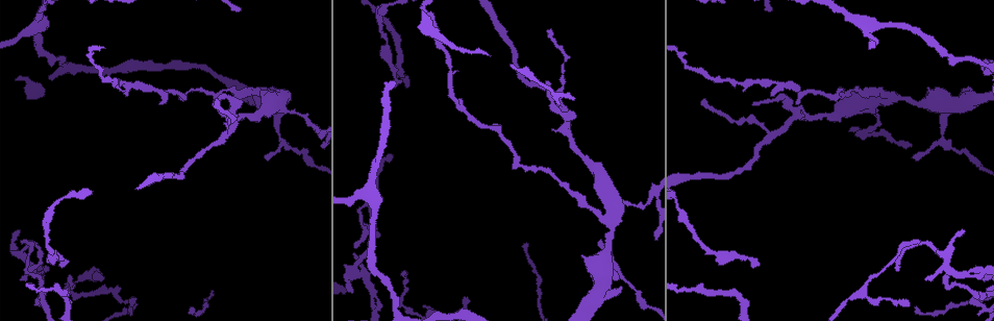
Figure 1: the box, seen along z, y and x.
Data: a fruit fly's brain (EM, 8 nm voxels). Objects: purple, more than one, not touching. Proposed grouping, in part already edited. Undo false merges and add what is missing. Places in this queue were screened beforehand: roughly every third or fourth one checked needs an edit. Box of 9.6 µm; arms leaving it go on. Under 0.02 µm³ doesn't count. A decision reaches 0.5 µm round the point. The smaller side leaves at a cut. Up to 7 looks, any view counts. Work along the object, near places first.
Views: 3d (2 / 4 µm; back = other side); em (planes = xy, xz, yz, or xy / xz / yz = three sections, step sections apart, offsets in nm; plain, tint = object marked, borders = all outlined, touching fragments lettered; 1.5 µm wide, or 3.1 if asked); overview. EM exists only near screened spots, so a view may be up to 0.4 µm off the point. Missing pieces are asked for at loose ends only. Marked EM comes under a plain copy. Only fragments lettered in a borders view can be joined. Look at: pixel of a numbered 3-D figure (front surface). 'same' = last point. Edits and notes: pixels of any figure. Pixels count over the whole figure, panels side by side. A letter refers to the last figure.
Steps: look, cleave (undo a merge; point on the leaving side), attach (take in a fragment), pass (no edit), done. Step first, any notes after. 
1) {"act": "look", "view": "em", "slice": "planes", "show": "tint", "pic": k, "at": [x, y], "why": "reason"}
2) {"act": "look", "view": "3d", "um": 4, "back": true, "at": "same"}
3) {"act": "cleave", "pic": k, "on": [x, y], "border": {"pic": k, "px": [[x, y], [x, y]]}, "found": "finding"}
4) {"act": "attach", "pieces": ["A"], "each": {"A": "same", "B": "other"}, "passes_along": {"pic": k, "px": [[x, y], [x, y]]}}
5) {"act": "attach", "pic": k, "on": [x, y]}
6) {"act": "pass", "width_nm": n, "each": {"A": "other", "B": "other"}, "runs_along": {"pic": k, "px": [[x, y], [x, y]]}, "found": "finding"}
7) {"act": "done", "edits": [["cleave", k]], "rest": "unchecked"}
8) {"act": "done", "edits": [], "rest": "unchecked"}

{"act": "look", "view": "em", "slice": "planes", "show": "borders", "pic": 1, "at": [923, 244], "why": "a narrow waist"}

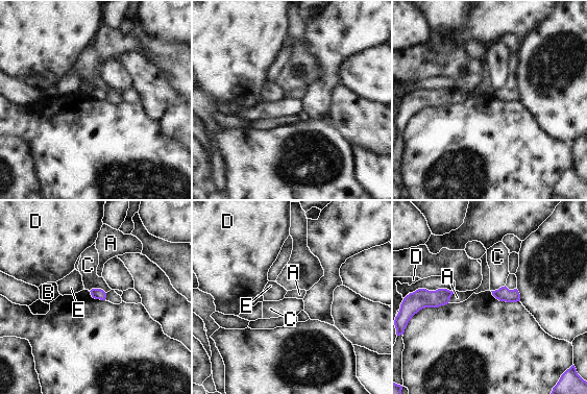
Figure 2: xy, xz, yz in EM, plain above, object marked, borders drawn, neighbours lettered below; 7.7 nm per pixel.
{"act": "pass", "width_nm": 80, "each": {"A": "other", "B": "other", "C": "other", "D": "other", "E": "other"}, "border": {"pic": 2, "px": [[454, 291], [447, 302]]}, "found": "continuous, no second neuron"}

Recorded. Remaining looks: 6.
{"act": "look", "view": "3d", "um": 4, "pic": 1, "at": [942, 134], "why": "narrows sharply"}

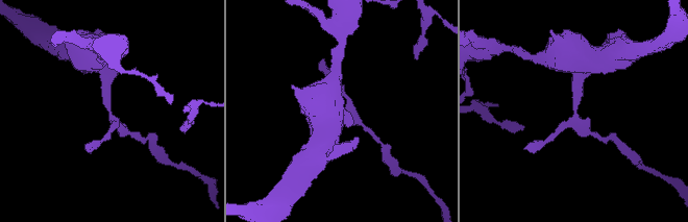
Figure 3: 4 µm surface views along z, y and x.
{"act": "look", "view": "em", "slice": "planes", "show": "borders", "pic": 3, "at": [109, 112]}

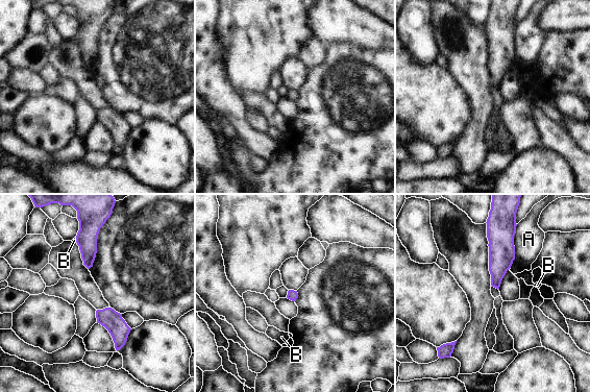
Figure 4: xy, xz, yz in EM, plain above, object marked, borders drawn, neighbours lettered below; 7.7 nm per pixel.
{"act": "pass", "each": {"A": "other", "B": "other"}, "found": "one neuron here"}

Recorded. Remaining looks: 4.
{"act": "look", "view": "em", "slice": "planes", "show": "borders", "pic": 1, "at": [135, 299], "why": "thin end"}

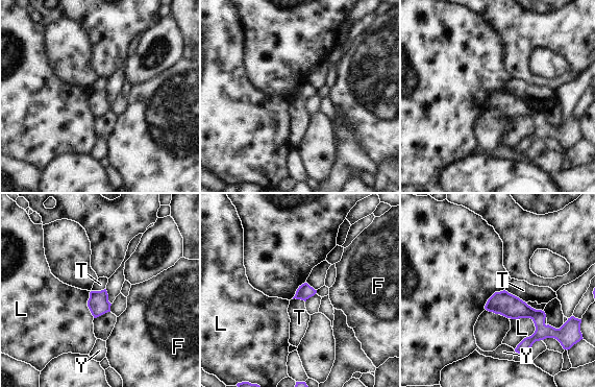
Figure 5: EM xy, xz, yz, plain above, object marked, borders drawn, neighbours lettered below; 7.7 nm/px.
{"act": "pass", "width_nm": 120, "longest_contact_nm": ["L", 280], "each": {"F": "other", "L": "other", "T": "other", "Y": "other"}, "found": "no lettered fragment goes on from it"}

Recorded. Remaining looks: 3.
{"act": "done", "edits": [], "rest": "unchecked"}

